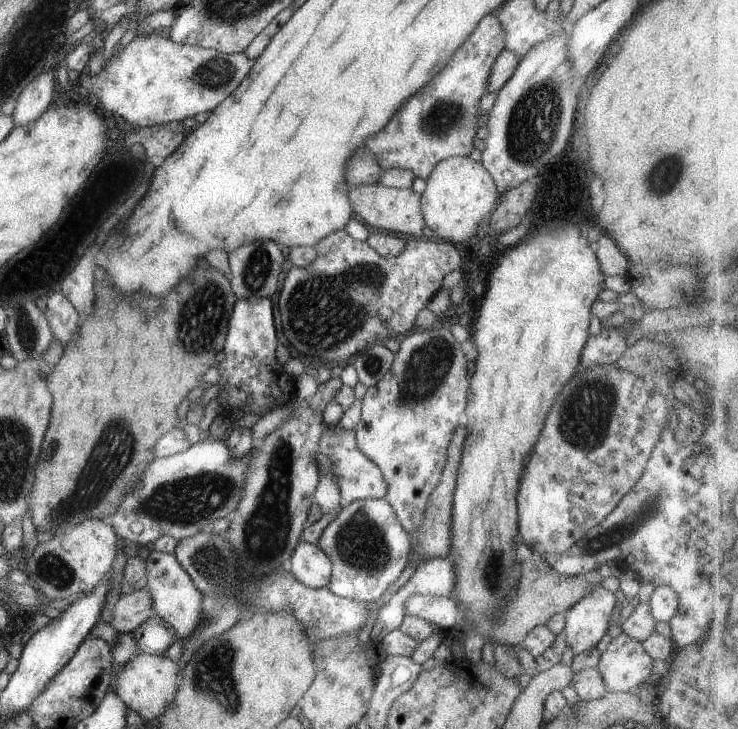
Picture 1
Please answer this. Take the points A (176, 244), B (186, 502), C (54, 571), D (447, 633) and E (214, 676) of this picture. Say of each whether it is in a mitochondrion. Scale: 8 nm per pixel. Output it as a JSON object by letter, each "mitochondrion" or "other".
{"A":"other","B":"mitochondrion","C":"mitochondrion","D":"other","E":"mitochondrion"}

